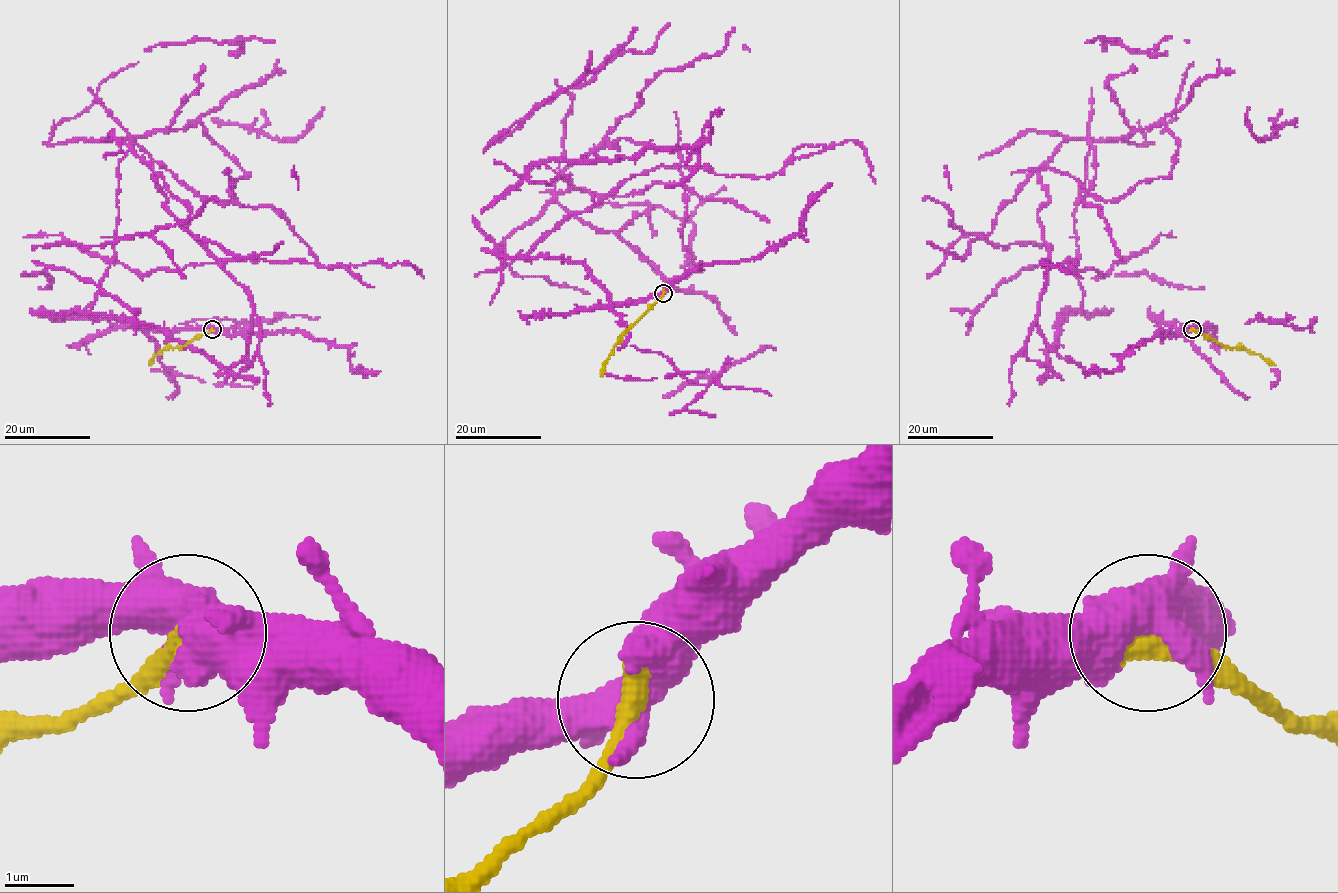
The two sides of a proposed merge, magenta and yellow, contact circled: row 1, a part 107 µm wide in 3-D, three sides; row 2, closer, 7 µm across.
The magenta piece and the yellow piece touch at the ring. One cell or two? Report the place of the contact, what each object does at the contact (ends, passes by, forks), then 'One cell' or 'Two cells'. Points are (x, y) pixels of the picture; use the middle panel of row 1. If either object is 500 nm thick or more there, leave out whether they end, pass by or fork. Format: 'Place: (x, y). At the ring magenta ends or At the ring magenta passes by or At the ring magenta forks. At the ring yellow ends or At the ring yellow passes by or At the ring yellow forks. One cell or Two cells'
Place: (663, 293). Two cells

